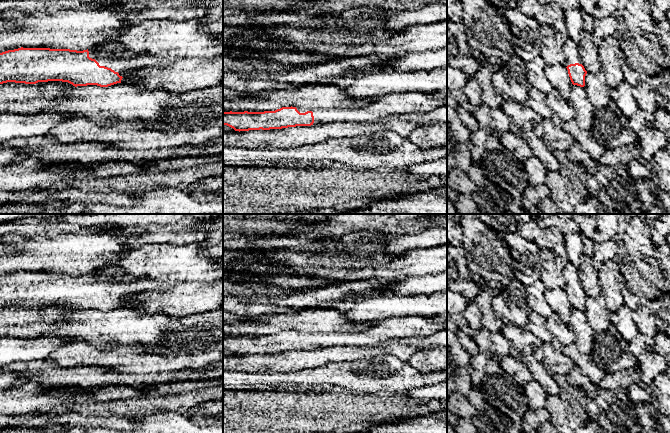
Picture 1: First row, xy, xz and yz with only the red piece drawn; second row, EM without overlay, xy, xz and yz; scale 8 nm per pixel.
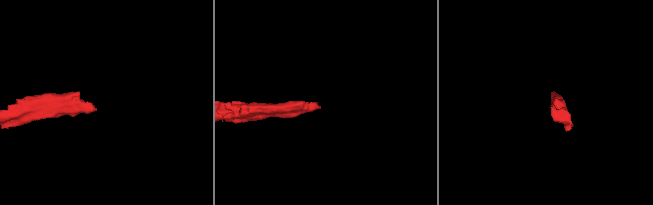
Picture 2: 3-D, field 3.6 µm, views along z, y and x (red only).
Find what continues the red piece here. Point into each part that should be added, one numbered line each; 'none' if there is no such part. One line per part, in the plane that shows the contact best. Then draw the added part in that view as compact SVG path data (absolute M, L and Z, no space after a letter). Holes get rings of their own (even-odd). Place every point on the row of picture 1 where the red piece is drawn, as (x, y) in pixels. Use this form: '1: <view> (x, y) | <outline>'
1: xy (110, 56) | M110 42L99 52L94 48L88 49L89 57L95 59L100 66L105 66L118 72L123 77L121 83L126 82L128 77L130 82L133 82L137 71L128 69L130 58L121 52L121 48L122 46L116 42Z

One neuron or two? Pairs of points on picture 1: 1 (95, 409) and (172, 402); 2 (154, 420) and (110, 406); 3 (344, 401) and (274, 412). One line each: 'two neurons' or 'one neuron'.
1: one neuron
2: two neurons
3: one neuron

